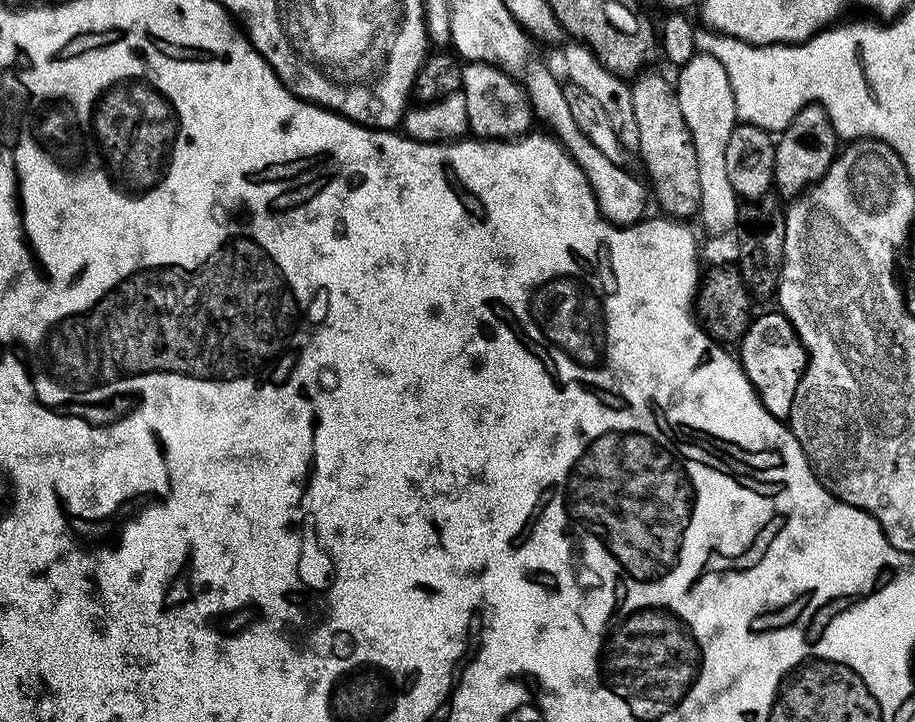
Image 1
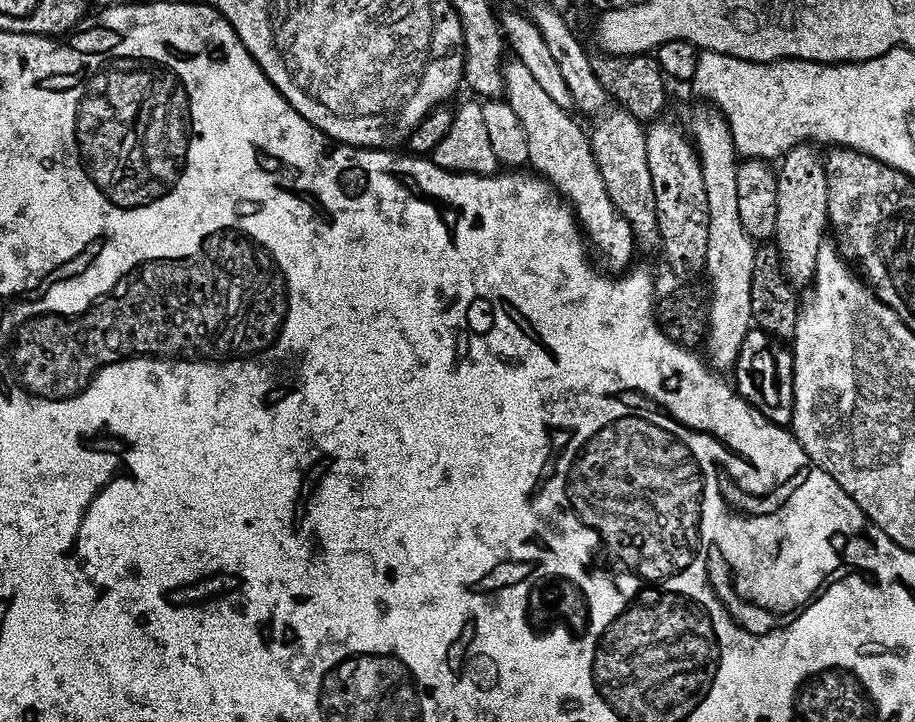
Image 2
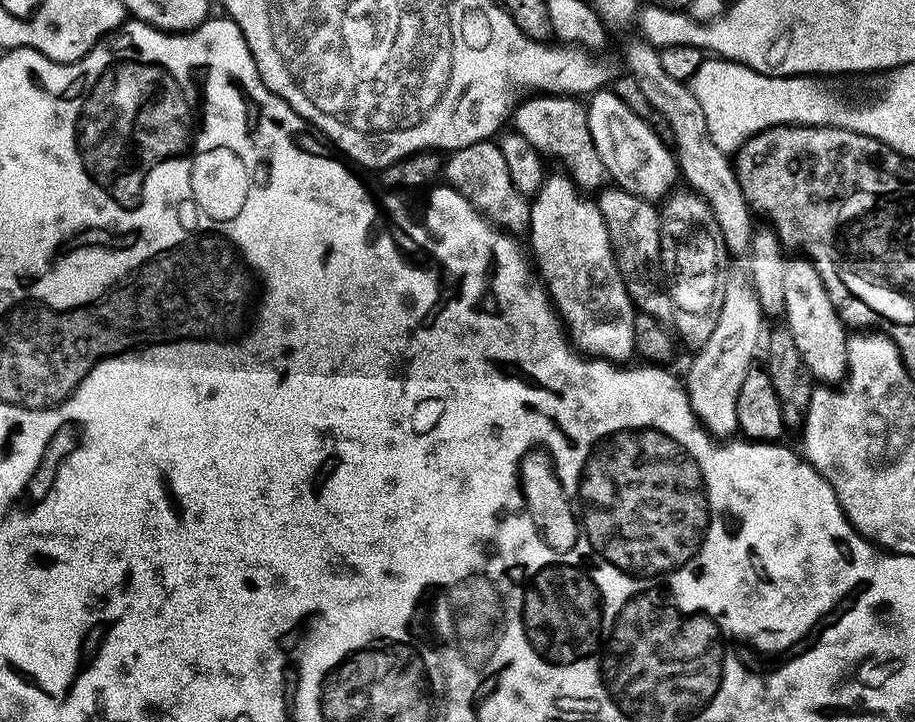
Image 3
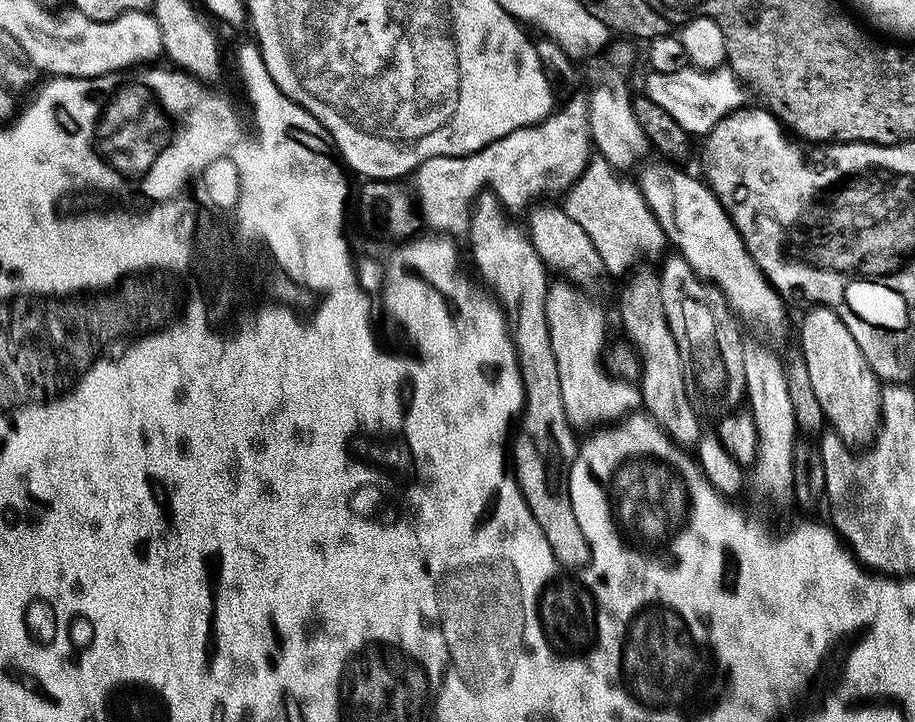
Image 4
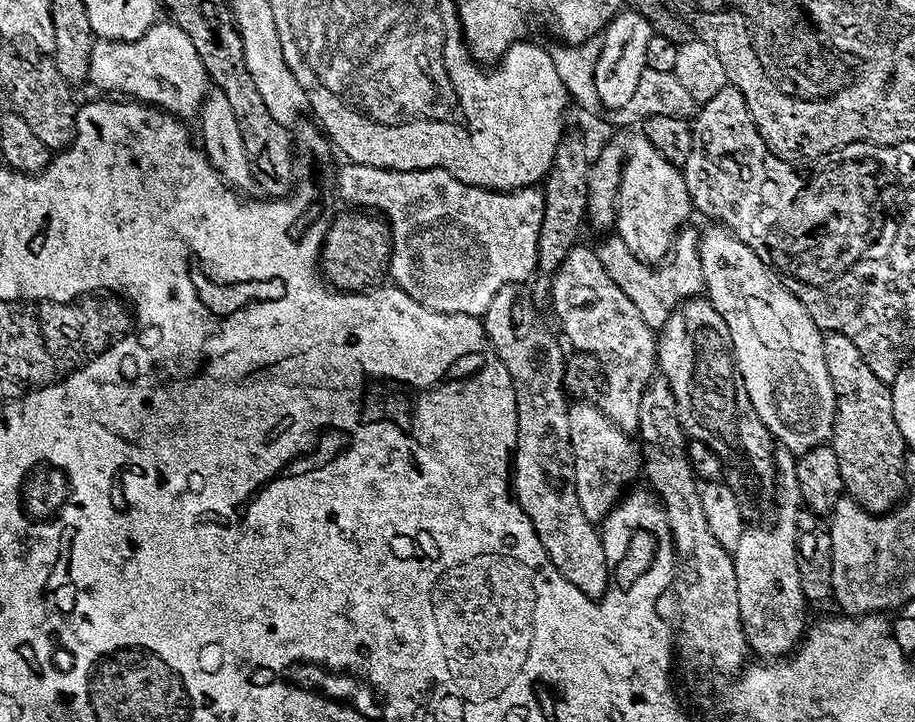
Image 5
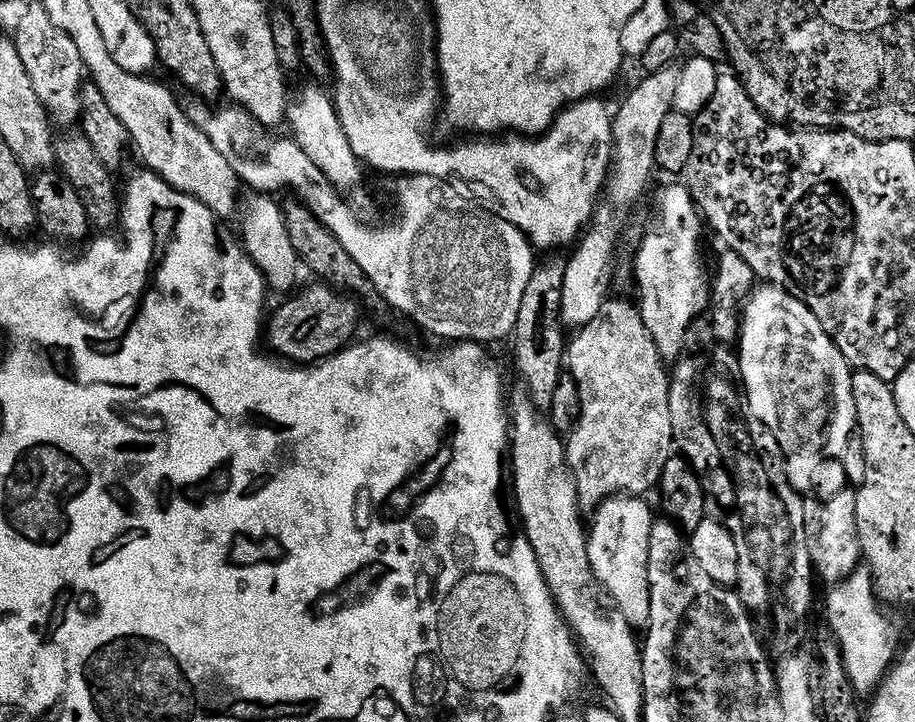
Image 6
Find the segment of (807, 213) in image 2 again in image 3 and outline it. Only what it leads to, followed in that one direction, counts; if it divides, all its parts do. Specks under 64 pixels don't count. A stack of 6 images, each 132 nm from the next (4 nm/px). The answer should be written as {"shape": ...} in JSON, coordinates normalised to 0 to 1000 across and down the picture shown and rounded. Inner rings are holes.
{"shape":[[[862,359],[859,364],[859,424],[855,443],[863,468],[868,468],[868,479],[872,479],[872,490],[877,490],[877,501],[881,501],[887,522],[902,533],[914,535],[927,518],[929,460],[914,434],[911,418],[907,418],[907,407],[887,361],[873,359]]]}

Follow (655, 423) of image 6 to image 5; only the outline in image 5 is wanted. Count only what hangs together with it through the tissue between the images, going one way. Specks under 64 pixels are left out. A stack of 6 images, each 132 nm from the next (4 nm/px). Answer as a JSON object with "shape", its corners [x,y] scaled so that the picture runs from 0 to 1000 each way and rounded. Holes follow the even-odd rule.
{"shape":[[[631,341],[621,348],[619,363],[614,363],[612,375],[602,386],[603,427],[612,442],[612,454],[616,458],[615,470],[626,478],[631,488],[644,488],[652,493],[660,507],[660,547],[658,550],[658,569],[674,593],[679,596],[695,596],[699,590],[699,564],[704,542],[708,539],[719,515],[717,503],[718,461],[706,446],[702,446],[702,435],[697,435],[697,424],[671,396],[671,385],[662,380],[656,367],[650,348],[645,342]]]}

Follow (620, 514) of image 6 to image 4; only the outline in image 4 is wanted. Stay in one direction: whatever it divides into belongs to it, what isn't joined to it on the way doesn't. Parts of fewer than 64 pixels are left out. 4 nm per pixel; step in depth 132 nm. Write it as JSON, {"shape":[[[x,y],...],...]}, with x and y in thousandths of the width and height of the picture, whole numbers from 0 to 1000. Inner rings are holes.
{"shape":[[[615,385],[600,392],[599,406],[597,407],[597,446],[601,452],[601,479],[605,479],[605,501],[610,501],[610,529],[614,529],[614,562],[619,568],[619,579],[626,594],[635,596],[634,593],[646,594],[648,590],[655,589],[657,584],[669,584],[674,579],[681,578],[683,573],[690,572],[692,568],[701,564],[699,557],[699,539],[694,530],[685,526],[673,526],[670,521],[664,518],[664,514],[656,503],[656,486],[659,485],[662,475],[662,464],[660,465],[660,427],[647,410],[642,410],[637,398],[622,391]]]}

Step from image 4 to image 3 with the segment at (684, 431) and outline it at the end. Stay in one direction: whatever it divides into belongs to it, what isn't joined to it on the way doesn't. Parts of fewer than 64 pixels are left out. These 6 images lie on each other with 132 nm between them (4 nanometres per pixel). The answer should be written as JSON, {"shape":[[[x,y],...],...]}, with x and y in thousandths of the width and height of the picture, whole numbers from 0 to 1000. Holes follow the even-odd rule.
{"shape":[[[664,258],[655,267],[656,295],[660,298],[662,319],[667,324],[669,350],[673,355],[673,367],[682,386],[684,402],[691,414],[696,434],[713,438],[716,443],[730,446],[736,442],[737,428],[734,409],[730,406],[731,384],[726,370],[726,348],[723,346],[723,294],[714,278],[703,277],[682,260]]]}

